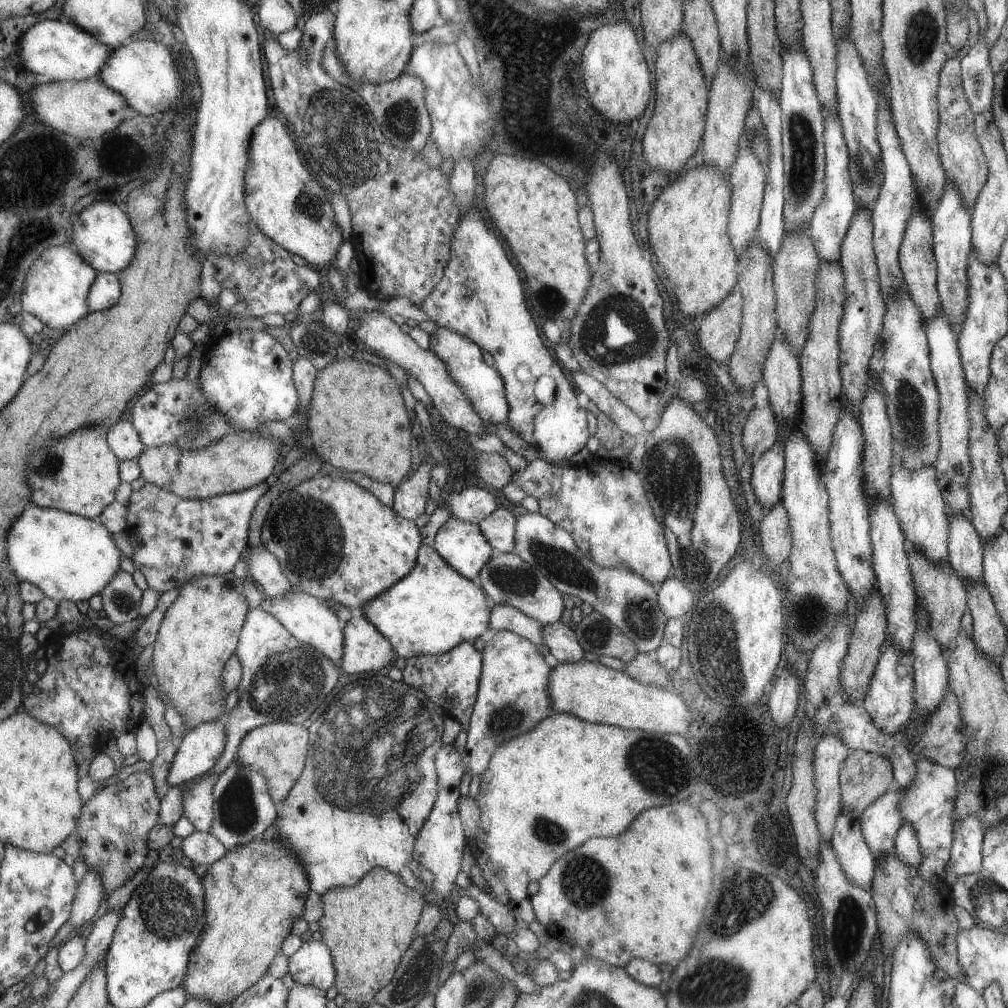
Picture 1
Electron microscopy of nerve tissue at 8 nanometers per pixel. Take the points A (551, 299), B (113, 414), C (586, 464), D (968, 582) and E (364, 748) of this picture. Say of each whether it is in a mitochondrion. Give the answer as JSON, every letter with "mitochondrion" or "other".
{"A":"mitochondrion","B":"other","C":"other","D":"other","E":"mitochondrion"}

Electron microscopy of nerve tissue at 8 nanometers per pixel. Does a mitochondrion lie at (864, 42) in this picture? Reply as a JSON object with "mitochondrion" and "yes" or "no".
{"mitochondrion":"no"}

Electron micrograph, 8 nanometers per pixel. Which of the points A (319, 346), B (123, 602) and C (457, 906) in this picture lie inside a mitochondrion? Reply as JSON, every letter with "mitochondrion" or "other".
{"A":"mitochondrion","B":"mitochondrion","C":"other"}

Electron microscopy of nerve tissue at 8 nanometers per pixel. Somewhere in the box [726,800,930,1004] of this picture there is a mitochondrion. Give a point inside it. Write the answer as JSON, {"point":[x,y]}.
{"point":[851,923]}

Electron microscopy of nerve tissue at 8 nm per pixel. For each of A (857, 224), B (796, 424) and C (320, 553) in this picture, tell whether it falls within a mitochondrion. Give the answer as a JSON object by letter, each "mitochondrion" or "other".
{"A":"other","B":"other","C":"mitochondrion"}

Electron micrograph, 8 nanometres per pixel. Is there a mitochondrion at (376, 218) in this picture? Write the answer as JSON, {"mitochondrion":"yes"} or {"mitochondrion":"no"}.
{"mitochondrion":"no"}

